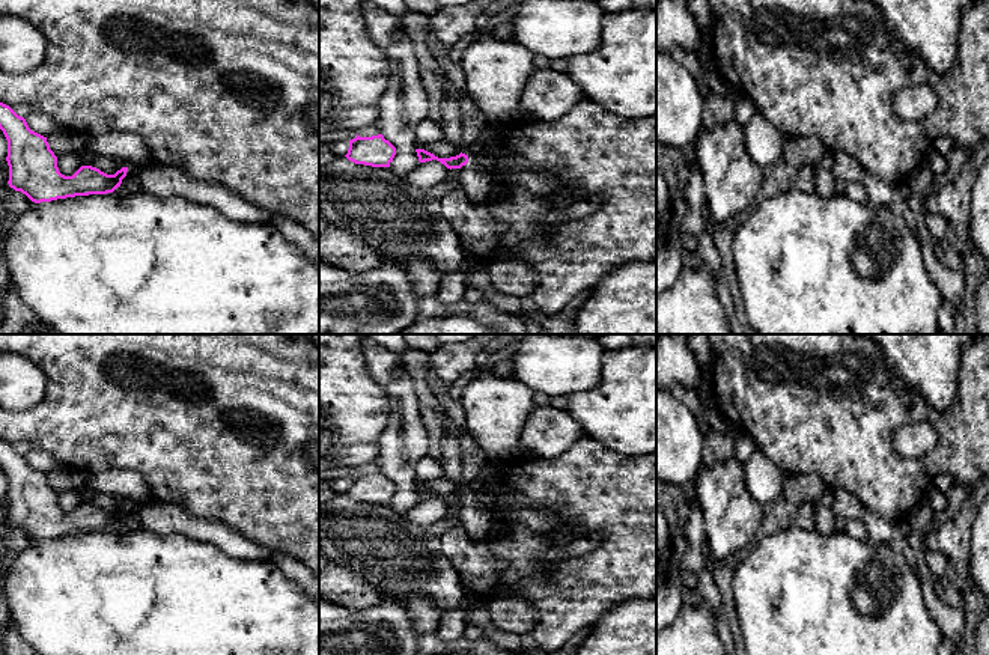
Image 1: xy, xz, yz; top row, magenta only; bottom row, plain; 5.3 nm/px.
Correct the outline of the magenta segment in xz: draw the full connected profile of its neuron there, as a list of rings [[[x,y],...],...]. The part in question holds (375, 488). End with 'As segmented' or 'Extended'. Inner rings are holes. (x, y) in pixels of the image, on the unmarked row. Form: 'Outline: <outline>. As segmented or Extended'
Outline: [[[382,471],[372,474],[360,474],[349,477],[349,486],[345,492],[355,501],[364,501],[372,504],[390,504],[396,492],[396,485],[384,476]]]. As segmented

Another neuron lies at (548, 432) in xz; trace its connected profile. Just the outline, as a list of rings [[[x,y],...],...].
[[[537,405],[522,428],[521,452],[551,459],[564,453],[583,434],[580,423],[566,410]]]

